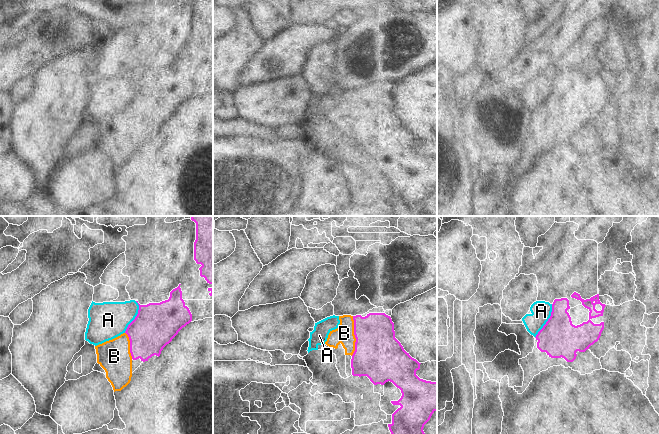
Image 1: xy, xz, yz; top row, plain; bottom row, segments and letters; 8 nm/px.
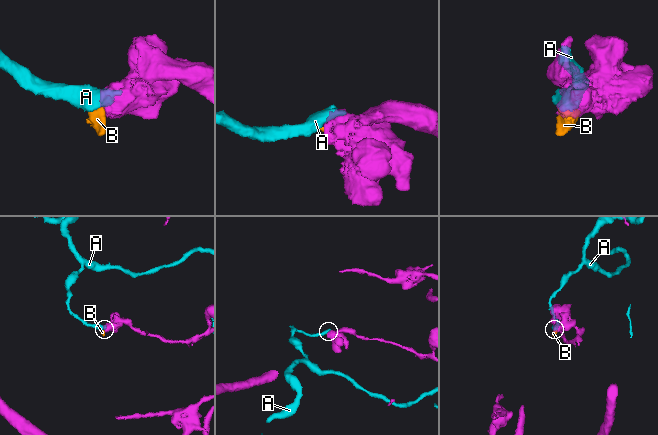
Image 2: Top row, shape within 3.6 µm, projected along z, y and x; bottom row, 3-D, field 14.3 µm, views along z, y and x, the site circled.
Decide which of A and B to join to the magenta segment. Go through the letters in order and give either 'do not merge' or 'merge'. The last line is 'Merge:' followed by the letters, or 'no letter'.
A: do not merge
B: merge
Merge: B

